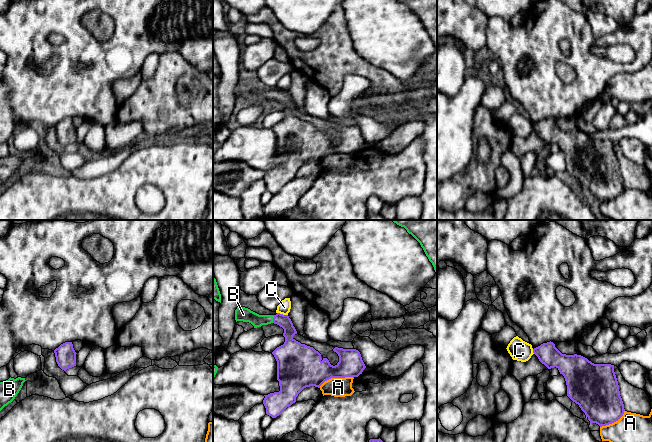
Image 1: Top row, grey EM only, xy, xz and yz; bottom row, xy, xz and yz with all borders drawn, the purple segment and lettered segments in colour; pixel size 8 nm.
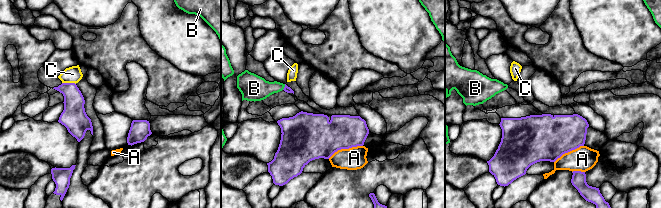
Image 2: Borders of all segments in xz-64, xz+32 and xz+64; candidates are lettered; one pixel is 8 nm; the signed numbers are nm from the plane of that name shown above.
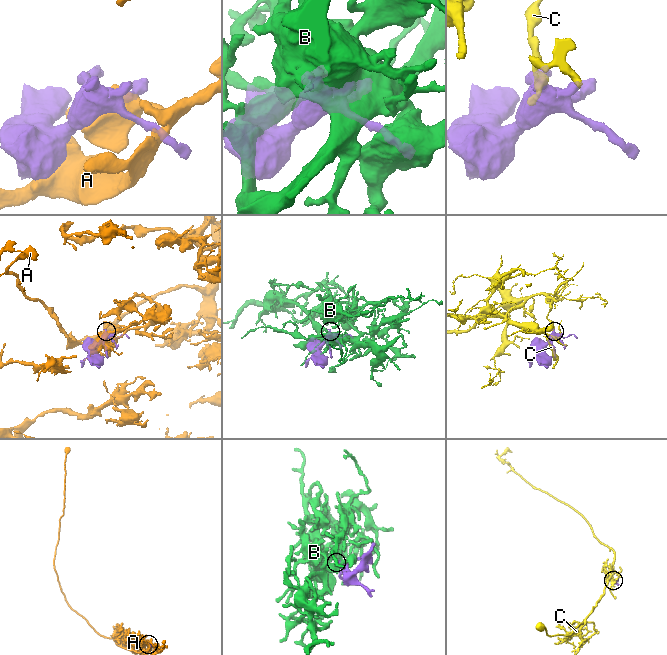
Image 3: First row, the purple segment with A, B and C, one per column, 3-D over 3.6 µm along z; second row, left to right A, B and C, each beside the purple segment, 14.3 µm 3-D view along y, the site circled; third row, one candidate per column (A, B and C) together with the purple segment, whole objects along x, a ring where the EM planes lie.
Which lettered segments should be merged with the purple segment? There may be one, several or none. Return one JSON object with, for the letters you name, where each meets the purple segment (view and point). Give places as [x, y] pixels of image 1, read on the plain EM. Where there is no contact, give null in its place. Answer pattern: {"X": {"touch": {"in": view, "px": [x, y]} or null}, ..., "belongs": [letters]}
{"B": {"touch": {"in": "xz", "px": [273, 95]}}, "belongs": ["B"]}

